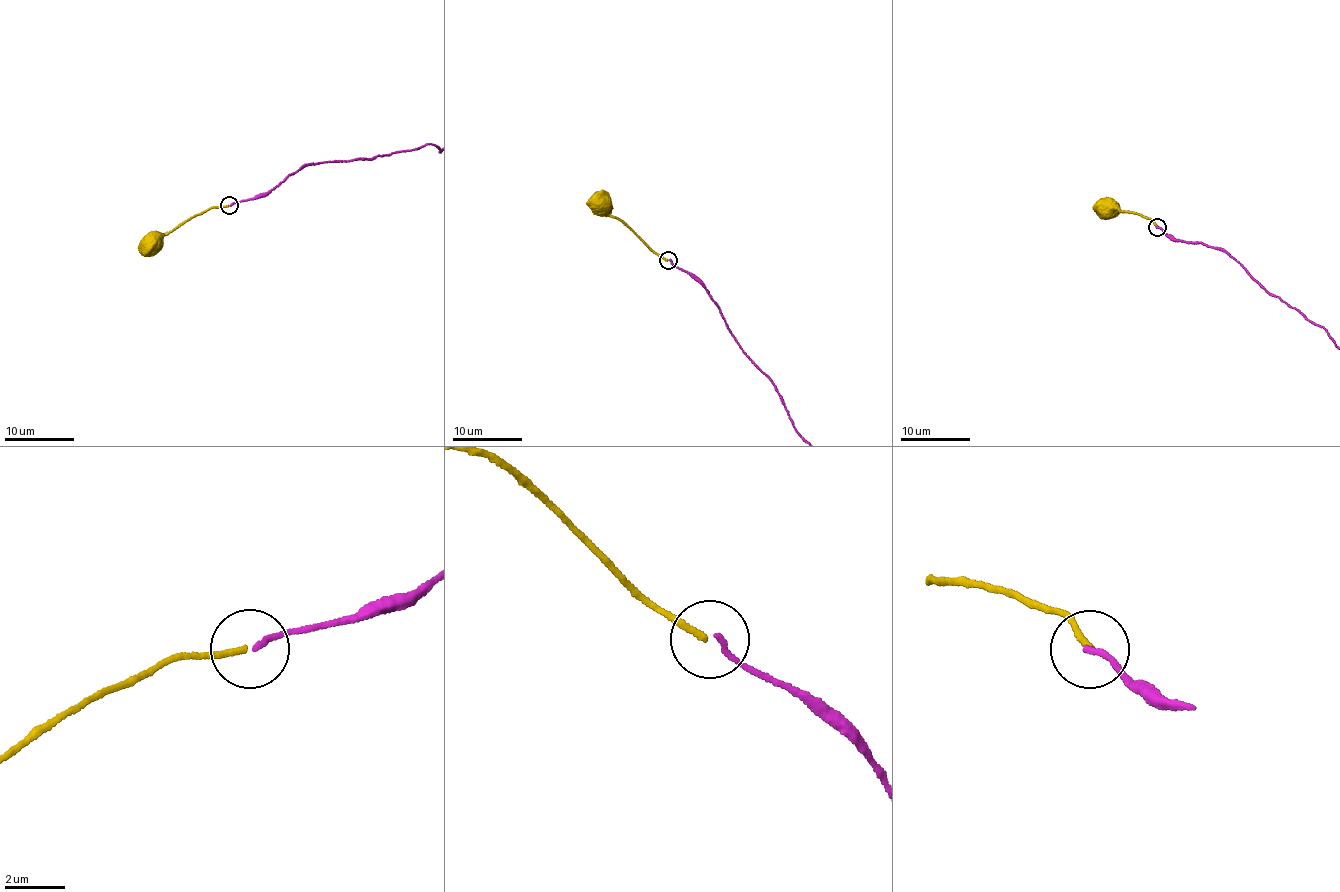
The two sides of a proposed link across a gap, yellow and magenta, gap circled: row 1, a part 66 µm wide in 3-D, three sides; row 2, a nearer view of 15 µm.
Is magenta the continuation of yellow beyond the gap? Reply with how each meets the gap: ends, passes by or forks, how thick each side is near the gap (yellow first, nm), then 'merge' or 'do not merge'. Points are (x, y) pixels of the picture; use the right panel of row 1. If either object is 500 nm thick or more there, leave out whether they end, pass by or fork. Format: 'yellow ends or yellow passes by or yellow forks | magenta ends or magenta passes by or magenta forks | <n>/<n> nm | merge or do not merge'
yellow ends | magenta ends | 200/180 nm | do not merge

